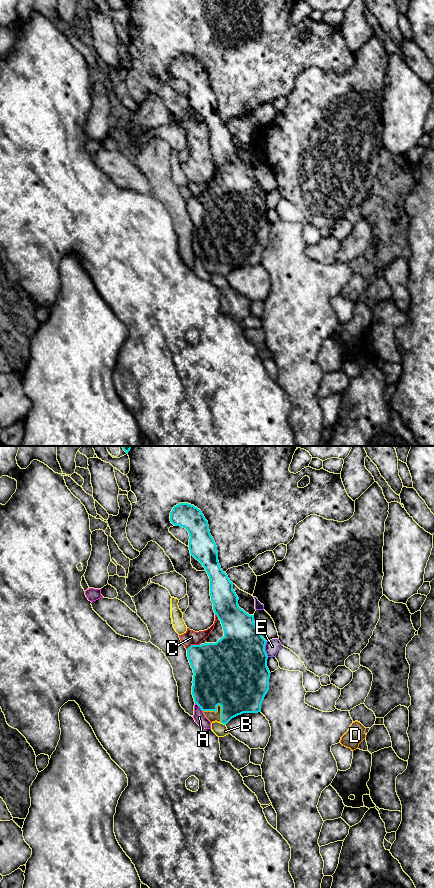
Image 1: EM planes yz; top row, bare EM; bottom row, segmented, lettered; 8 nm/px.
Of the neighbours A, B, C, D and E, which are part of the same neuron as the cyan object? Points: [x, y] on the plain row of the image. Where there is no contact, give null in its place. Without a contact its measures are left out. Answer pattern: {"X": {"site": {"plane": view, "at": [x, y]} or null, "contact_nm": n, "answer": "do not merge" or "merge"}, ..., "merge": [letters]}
{"A": {"site": {"plane": "yz", "at": [199, 258]}, "contact_nm": 100, "answer": "do not merge"}, "B": {"site": {"plane": "yz", "at": [223, 275]}, "contact_nm": 50, "answer": "do not merge"}, "C": {"site": {"plane": "yz", "at": [193, 197]}, "contact_nm": 110, "answer": "do not merge"}, "D": {"site": {"plane": "yz", "at": [218, 256]}, "contact_nm": 180, "answer": "merge"}, "E": {"site": {"plane": "yz", "at": [264, 201]}, "contact_nm": 130, "answer": "do not merge"}, "merge": ["D"]}

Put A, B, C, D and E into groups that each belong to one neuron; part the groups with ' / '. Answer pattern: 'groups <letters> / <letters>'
groups A / B / C / D / E

